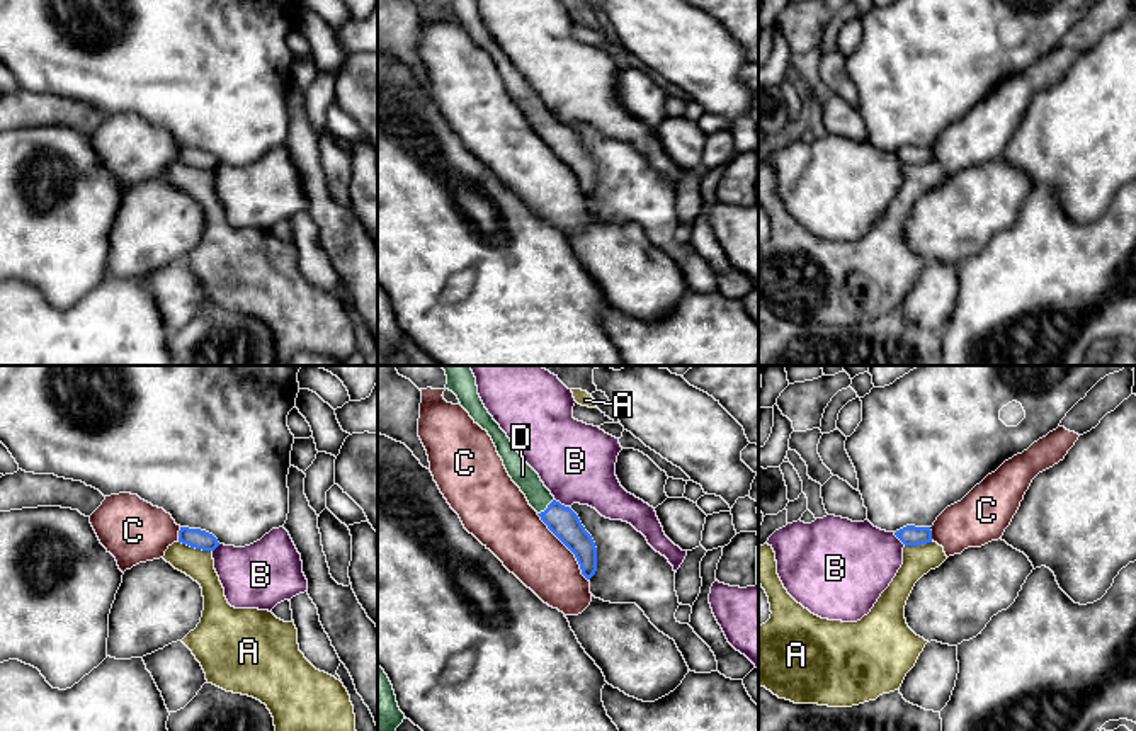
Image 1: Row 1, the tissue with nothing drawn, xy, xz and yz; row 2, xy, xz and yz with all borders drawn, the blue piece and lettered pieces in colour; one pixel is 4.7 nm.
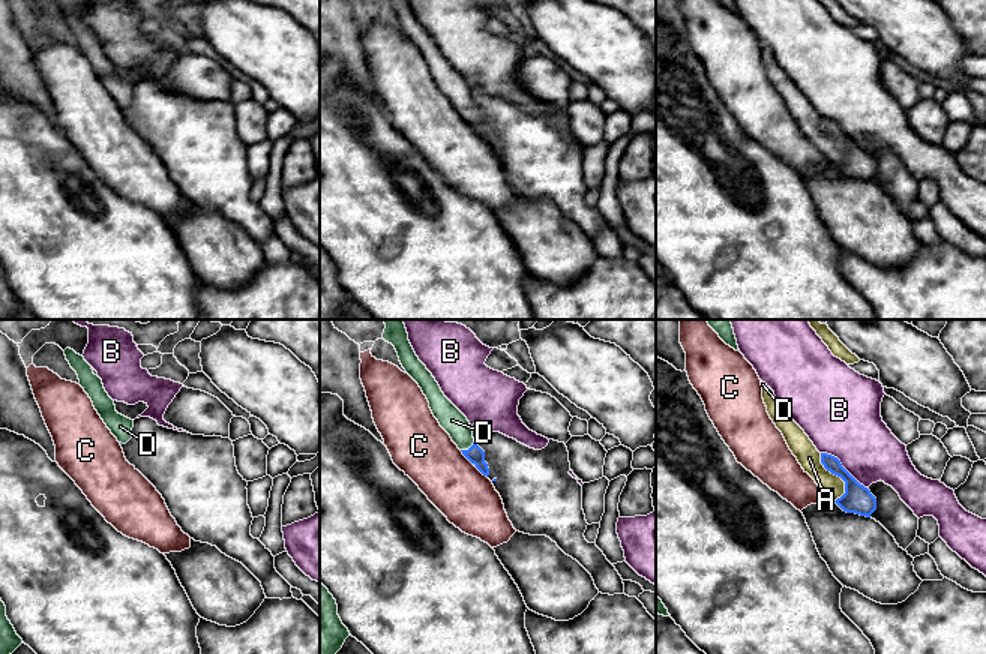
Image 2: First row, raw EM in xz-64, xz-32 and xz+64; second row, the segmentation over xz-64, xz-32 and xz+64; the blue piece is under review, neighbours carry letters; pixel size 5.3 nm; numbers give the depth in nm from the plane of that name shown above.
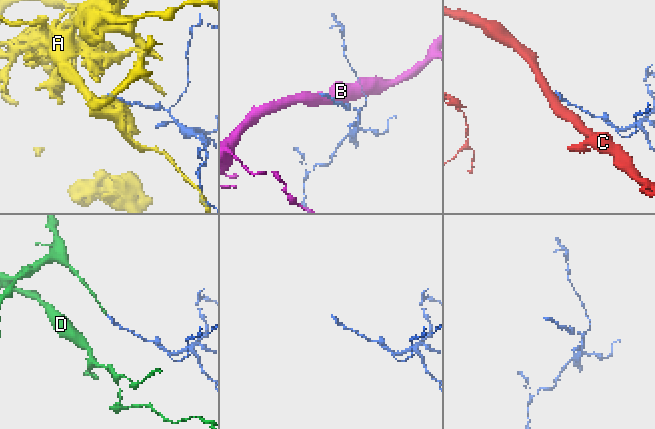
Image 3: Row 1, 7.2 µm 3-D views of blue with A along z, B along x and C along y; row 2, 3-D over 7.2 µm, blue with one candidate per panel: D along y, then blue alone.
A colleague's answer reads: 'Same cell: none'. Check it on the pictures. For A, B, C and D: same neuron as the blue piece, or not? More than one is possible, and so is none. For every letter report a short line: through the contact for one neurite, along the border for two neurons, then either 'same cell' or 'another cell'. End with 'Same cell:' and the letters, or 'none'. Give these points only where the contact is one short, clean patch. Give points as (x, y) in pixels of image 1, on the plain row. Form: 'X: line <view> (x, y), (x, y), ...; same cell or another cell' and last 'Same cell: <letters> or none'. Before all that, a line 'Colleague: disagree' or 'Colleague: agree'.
Colleague: disagree
A: another cell
B: another cell
C: line xz (536, 133), (573, 174), (580, 192), (587, 199); another cell
D: line xz (562, 140), (548, 126), (522, 94); same cell
Same cell: D

